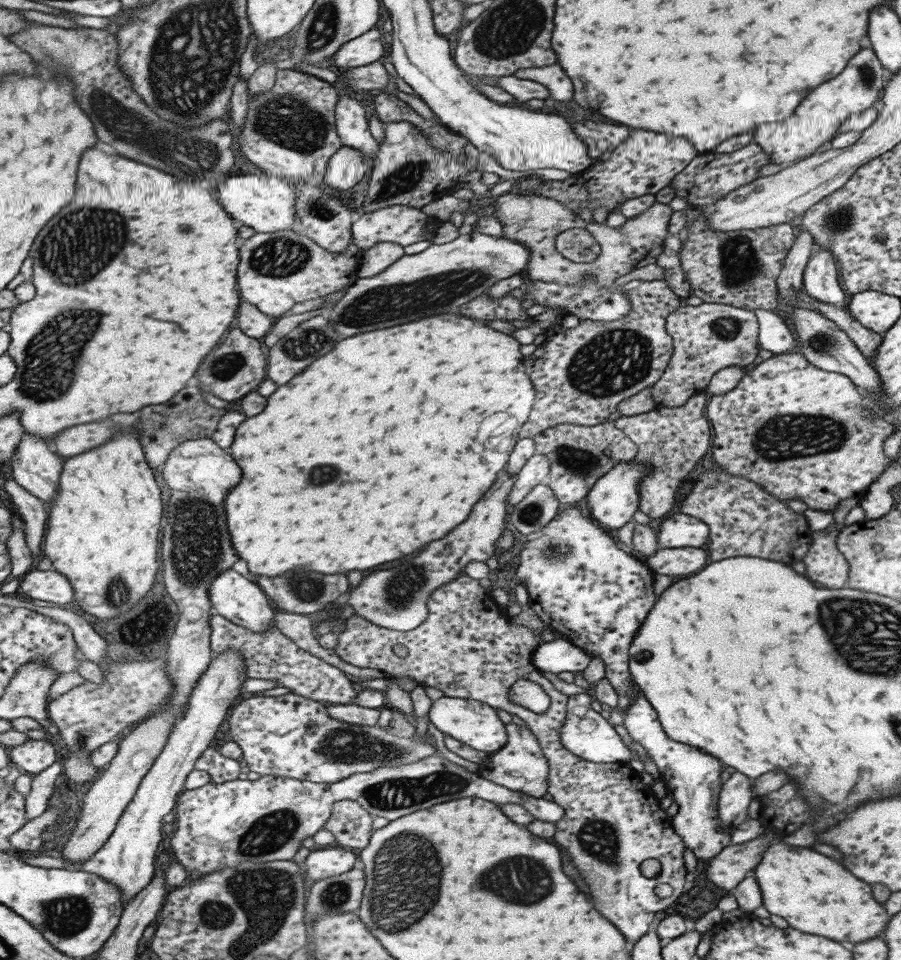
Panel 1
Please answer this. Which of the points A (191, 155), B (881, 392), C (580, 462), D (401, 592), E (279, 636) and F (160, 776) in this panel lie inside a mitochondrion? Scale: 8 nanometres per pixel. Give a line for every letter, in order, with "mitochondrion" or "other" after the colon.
A: mitochondrion
B: other
C: mitochondrion
D: mitochondrion
E: other
F: other

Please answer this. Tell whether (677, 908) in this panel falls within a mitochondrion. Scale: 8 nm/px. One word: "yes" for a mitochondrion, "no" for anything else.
no

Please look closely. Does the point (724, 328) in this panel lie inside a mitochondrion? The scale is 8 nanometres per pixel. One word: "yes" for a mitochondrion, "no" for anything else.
yes

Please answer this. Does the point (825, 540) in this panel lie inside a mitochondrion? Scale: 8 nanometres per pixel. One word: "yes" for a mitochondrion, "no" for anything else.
no

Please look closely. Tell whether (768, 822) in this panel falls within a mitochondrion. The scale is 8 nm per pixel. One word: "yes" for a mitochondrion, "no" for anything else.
no

